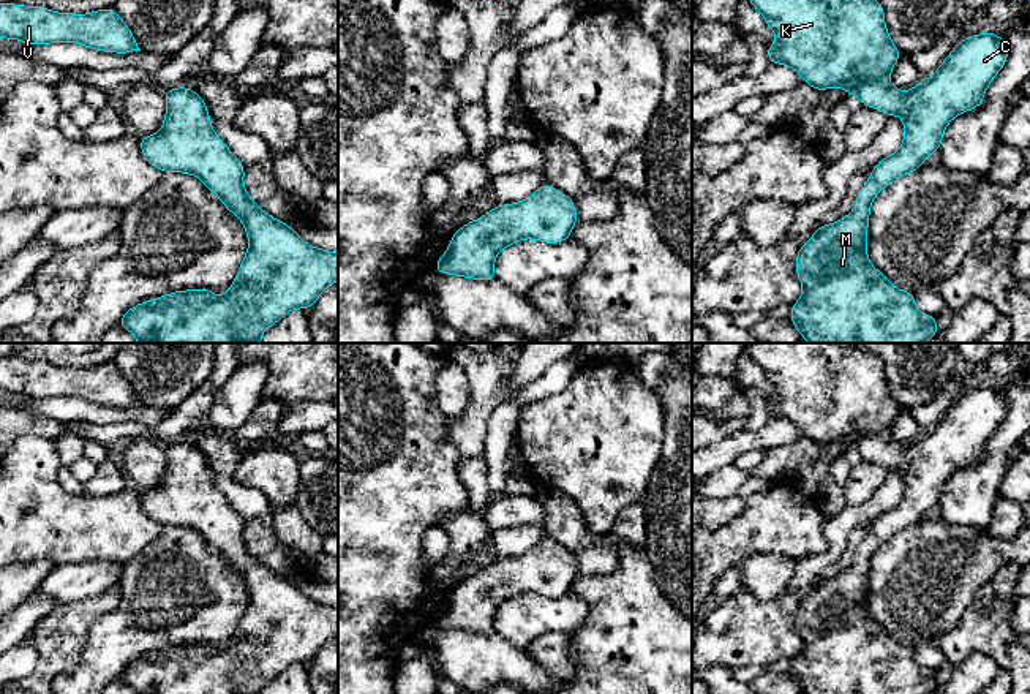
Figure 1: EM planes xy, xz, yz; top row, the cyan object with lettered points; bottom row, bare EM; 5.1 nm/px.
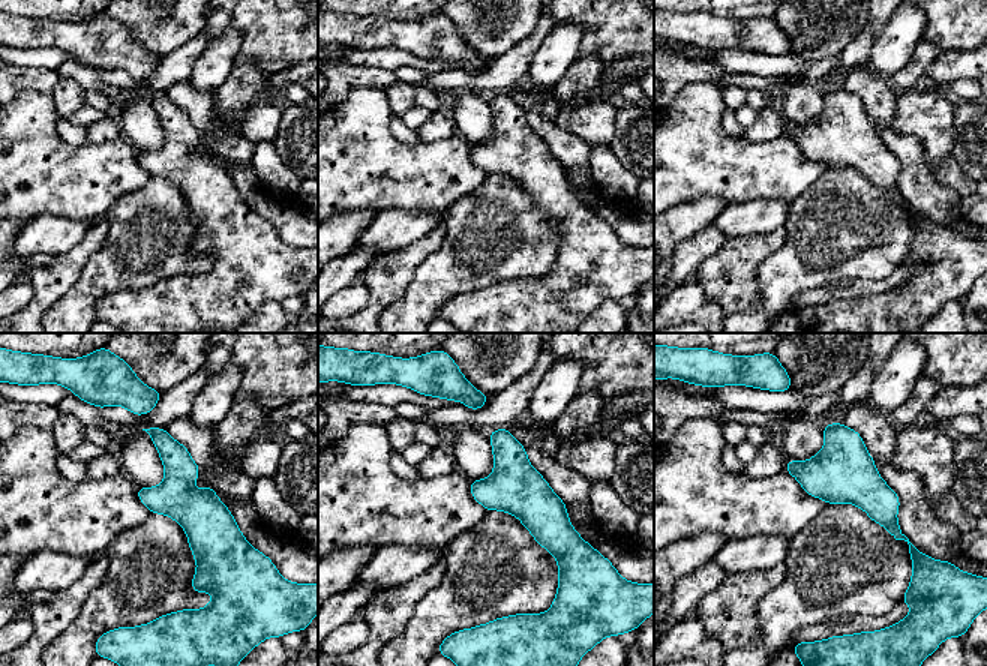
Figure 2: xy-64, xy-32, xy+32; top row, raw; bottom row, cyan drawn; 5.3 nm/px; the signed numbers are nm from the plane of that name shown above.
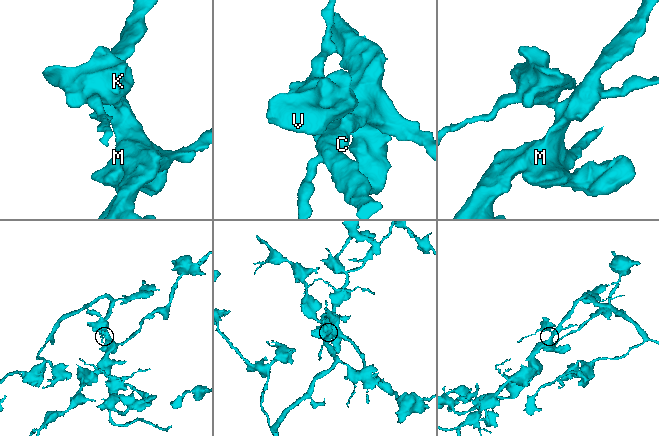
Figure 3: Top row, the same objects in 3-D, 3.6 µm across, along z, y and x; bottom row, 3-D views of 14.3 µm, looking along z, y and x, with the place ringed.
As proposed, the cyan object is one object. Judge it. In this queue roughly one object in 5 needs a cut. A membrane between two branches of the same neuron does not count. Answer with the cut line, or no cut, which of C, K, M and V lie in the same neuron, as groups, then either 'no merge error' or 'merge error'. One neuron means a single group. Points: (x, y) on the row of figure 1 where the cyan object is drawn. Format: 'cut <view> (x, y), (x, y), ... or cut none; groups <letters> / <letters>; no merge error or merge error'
cut none; groups C K M V; no merge error

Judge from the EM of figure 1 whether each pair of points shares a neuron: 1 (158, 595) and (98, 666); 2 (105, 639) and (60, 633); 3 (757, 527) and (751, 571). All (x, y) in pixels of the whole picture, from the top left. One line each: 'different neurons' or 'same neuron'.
1: same neuron
2: different neurons
3: different neurons

